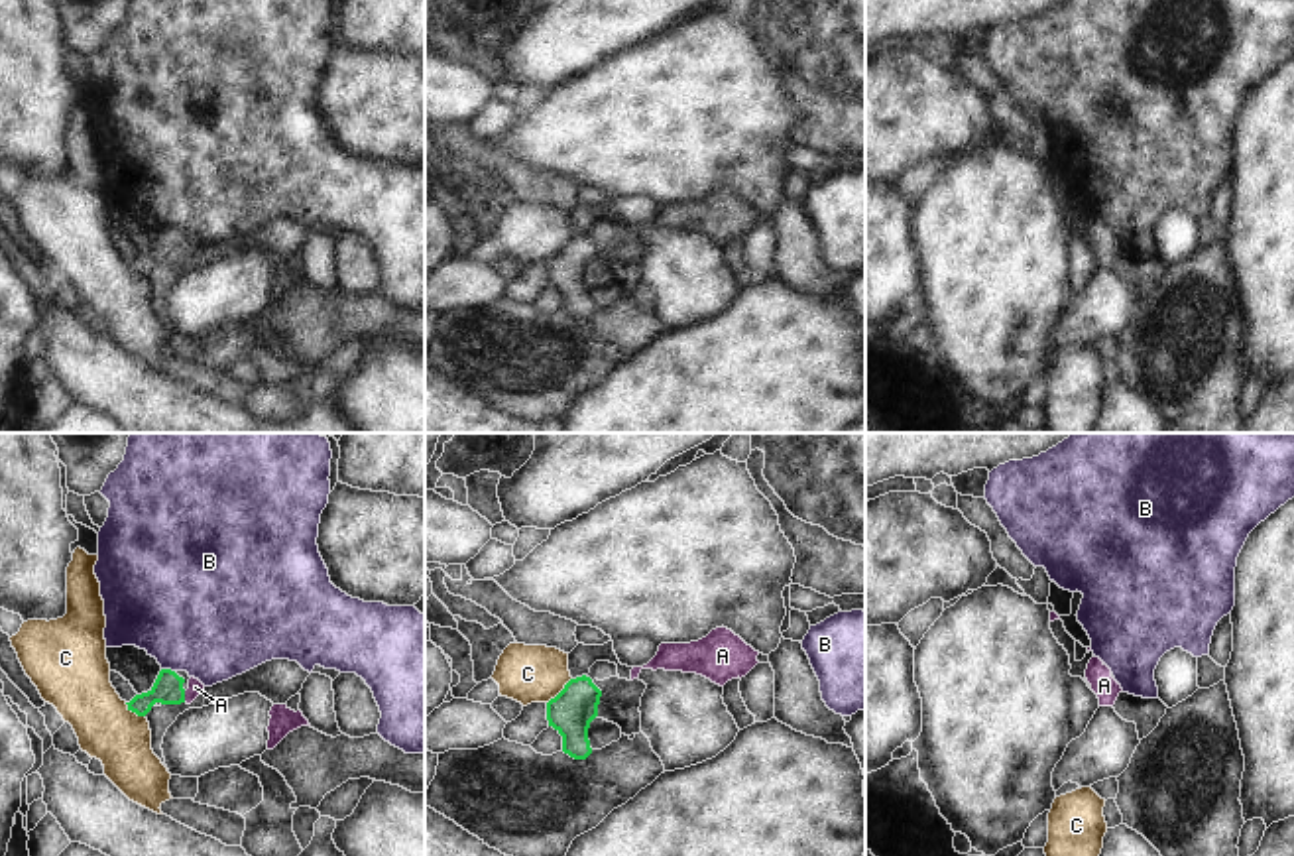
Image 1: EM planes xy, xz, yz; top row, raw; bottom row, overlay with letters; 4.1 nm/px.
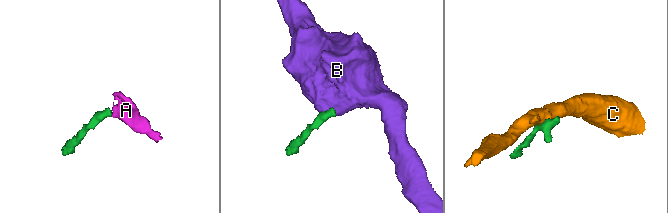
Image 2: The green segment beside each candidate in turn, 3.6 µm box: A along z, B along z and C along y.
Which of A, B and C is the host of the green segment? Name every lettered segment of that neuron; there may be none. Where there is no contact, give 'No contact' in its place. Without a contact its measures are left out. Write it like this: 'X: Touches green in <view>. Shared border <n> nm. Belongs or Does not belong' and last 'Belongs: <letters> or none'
A: Touches green in xy. Shared border 50 nm. Belongs
B: Touches green in xy. Shared border 60 nm. Does not belong
C: Touches green in xz. Shared border 150 nm. Does not belong
Belongs: A.

